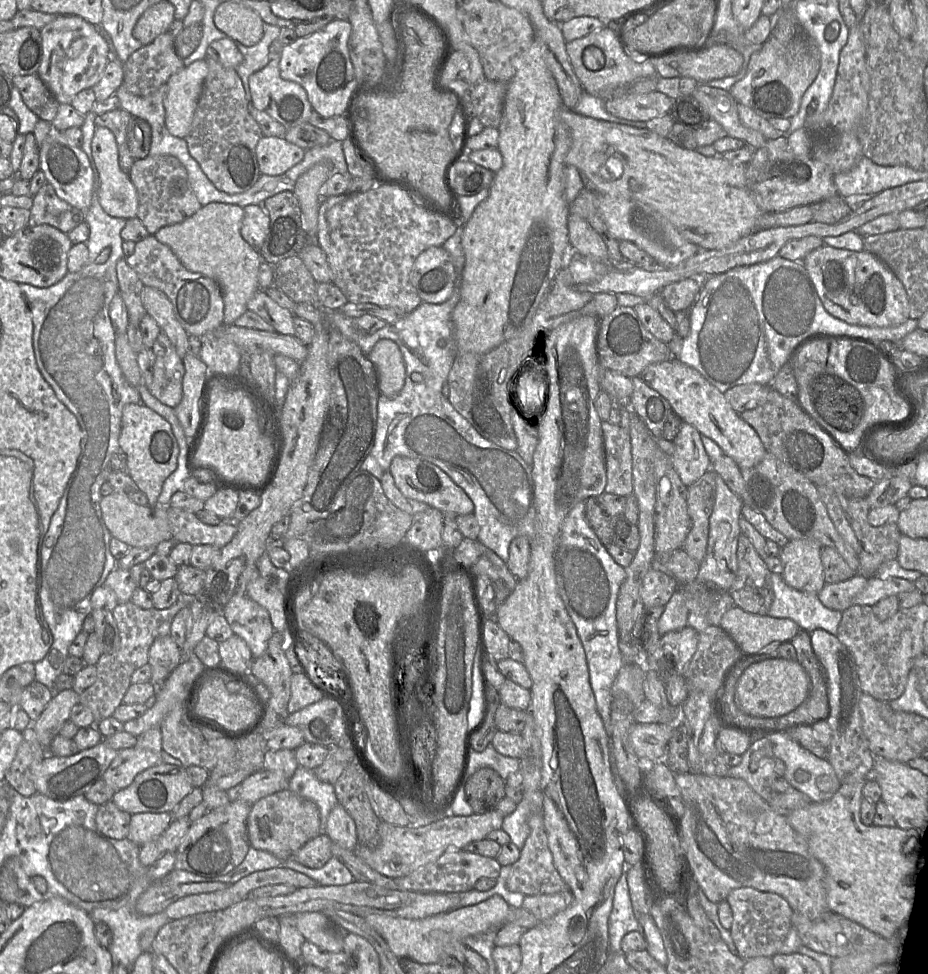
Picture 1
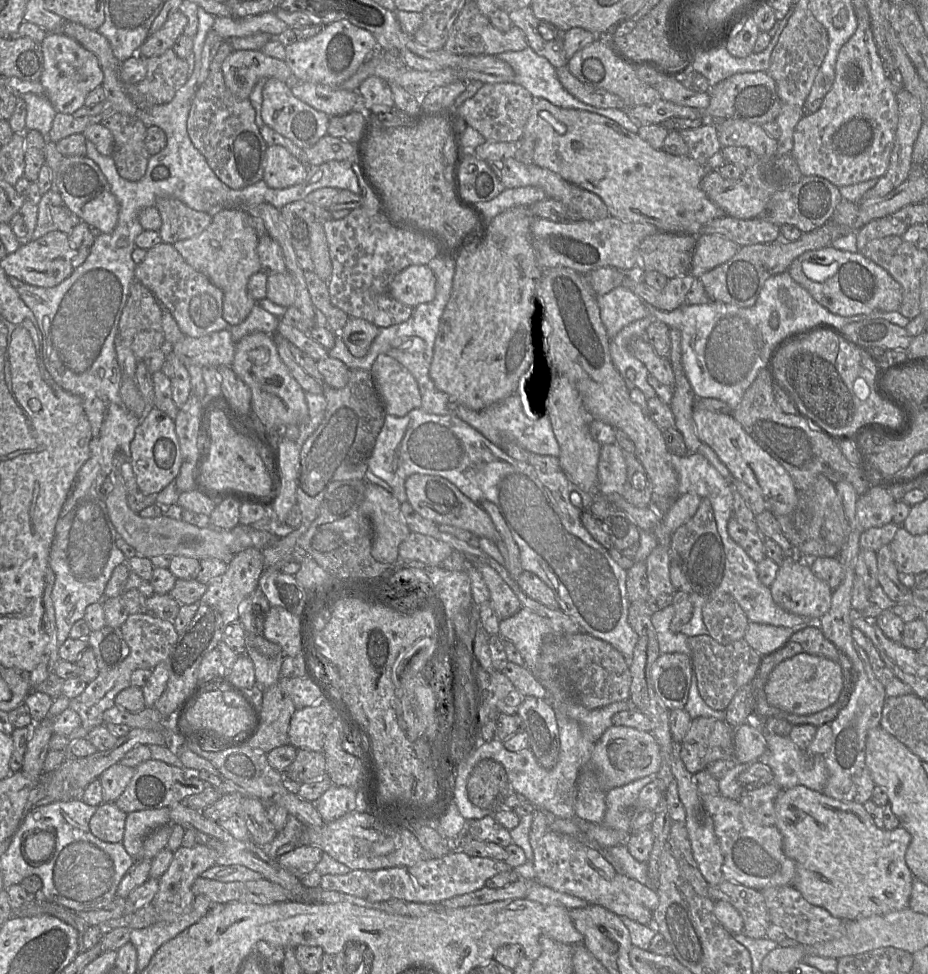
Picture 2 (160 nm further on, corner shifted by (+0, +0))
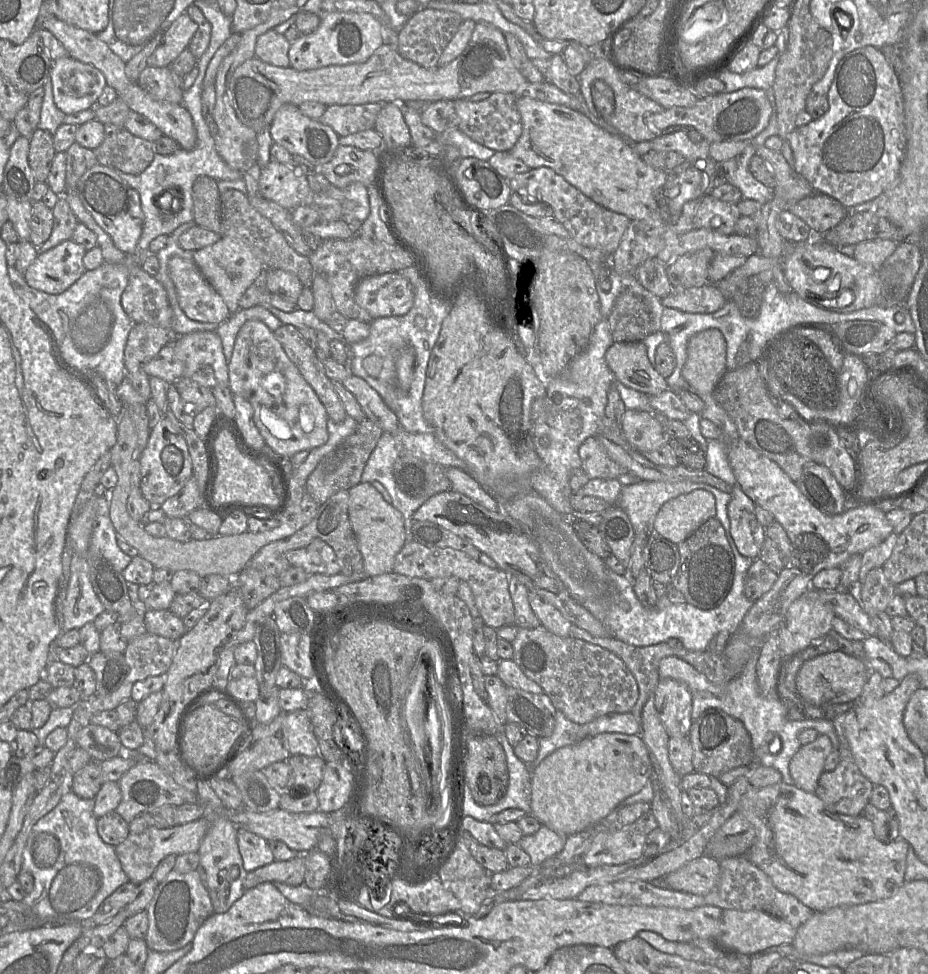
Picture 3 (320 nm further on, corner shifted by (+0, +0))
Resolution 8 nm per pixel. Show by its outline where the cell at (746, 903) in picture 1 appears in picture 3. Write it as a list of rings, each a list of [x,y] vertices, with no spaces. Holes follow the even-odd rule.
[[[703,855],[660,879],[668,889],[706,895],[716,886],[719,876],[719,860]]]

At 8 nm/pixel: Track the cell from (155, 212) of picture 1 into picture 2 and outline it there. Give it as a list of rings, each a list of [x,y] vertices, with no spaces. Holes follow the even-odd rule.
[[[175,197],[156,198],[155,208],[162,219],[158,233],[167,244],[199,235],[212,220],[212,214],[194,210]]]

